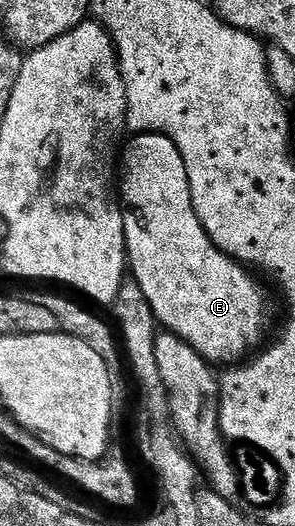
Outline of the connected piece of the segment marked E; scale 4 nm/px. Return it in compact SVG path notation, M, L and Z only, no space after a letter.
M138 132L130 139L129 150L126 153L124 150L120 158L119 173L119 200L125 215L127 269L132 280L143 287L143 295L147 295L147 303L151 303L158 326L179 335L179 339L187 342L210 363L237 363L252 354L262 344L261 336L265 333L265 289L246 266L215 247L203 223L199 223L195 203L191 203L187 163L183 163L179 147L175 147L175 143L162 133Z

